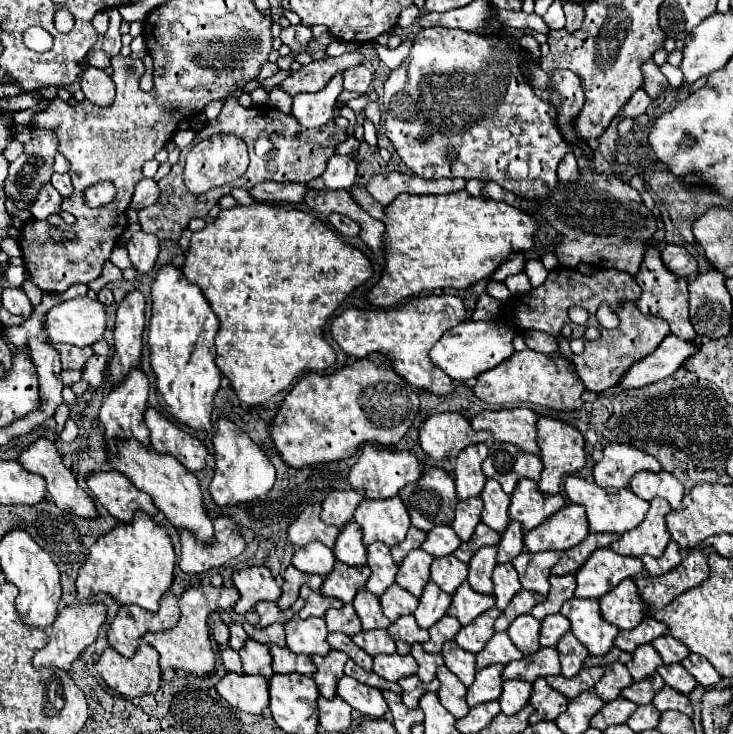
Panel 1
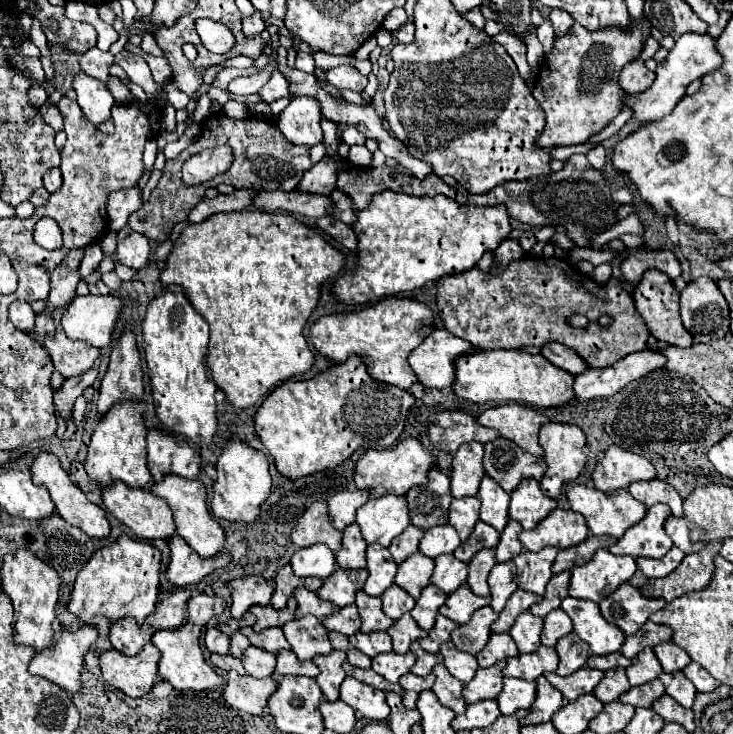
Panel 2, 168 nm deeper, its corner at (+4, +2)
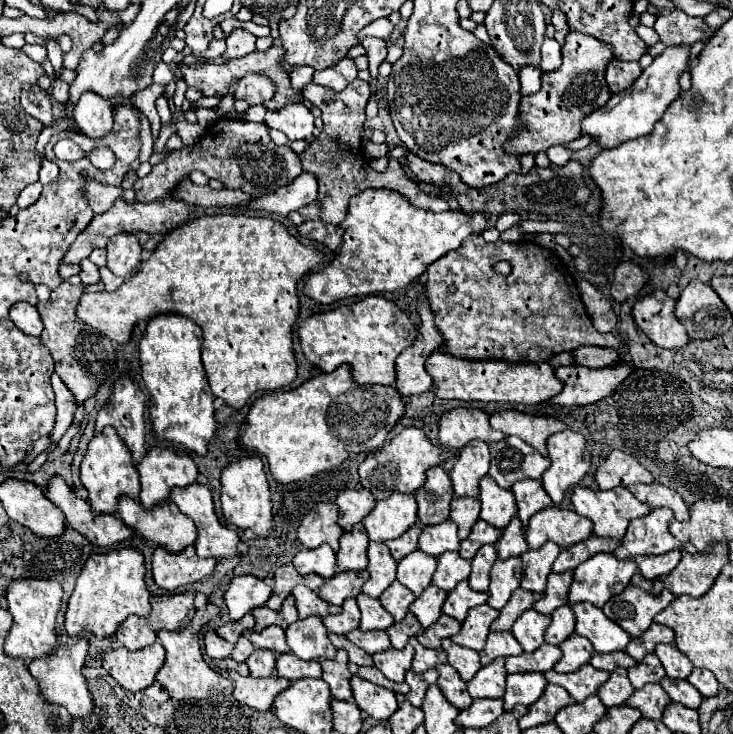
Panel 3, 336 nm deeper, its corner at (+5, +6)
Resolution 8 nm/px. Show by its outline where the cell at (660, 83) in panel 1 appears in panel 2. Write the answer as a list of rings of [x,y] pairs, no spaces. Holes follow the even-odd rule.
[[[641,58],[625,64],[621,74],[619,74],[619,86],[623,88],[625,94],[643,92],[643,90],[647,90],[653,84],[653,80],[655,80],[655,74],[645,68]]]

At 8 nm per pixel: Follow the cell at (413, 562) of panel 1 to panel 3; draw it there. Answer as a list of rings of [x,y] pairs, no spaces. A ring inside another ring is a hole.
[[[422,550],[410,552],[400,564],[398,564],[398,580],[410,588],[416,596],[422,594],[426,586],[430,586],[430,578],[436,570],[436,558],[428,556]]]

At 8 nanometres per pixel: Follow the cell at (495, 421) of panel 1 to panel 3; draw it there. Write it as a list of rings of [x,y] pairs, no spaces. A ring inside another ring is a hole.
[[[496,410],[490,414],[490,426],[494,430],[514,436],[520,436],[526,444],[536,448],[542,456],[546,456],[546,440],[548,436],[562,432],[566,426],[556,418],[532,416],[518,410]]]

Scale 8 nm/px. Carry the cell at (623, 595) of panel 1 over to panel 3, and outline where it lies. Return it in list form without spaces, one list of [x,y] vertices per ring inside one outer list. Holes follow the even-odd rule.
[[[628,586],[624,588],[624,592],[612,596],[612,600],[608,600],[608,604],[602,606],[602,610],[630,636],[642,636],[652,624],[654,616],[662,612],[672,600],[674,596],[668,590],[664,590],[658,596],[652,596],[650,592],[638,586]]]

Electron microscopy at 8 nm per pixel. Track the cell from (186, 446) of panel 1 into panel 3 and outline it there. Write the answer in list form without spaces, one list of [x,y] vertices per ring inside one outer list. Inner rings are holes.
[[[154,446],[146,452],[144,460],[138,464],[140,472],[140,502],[144,508],[166,502],[174,486],[190,486],[196,482],[198,468],[194,460],[182,452],[178,454],[172,448]]]

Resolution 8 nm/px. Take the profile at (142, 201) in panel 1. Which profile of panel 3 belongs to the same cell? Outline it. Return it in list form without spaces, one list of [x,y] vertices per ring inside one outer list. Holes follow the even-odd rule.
[[[88,182],[88,202],[94,210],[94,214],[102,214],[112,208],[116,200],[124,196],[122,186],[110,186],[110,184],[100,184],[100,182]]]

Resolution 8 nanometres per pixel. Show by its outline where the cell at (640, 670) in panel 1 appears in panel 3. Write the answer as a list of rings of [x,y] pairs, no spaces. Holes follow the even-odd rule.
[[[654,654],[644,656],[636,666],[628,668],[628,678],[634,688],[642,688],[648,682],[660,682],[664,676],[664,668],[660,668],[660,660],[656,660]]]

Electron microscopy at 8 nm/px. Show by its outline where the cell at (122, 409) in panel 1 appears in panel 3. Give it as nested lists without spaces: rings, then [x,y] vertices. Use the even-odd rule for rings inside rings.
[[[104,428],[100,436],[94,436],[90,440],[86,456],[80,464],[80,480],[90,494],[90,504],[94,512],[112,514],[116,510],[118,498],[124,494],[134,500],[138,498],[140,478],[138,478],[136,464],[132,464],[132,456],[128,456],[128,448],[124,448],[124,442],[120,440],[120,436],[116,436],[114,428]]]

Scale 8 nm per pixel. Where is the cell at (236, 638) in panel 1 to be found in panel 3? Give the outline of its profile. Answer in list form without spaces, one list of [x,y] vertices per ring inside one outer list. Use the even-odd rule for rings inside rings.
[[[240,636],[240,638],[238,638],[238,642],[236,642],[236,646],[234,646],[232,658],[234,658],[236,662],[244,662],[244,660],[252,654],[252,650],[254,650],[254,646],[250,644],[250,640],[248,640],[248,638],[244,638],[244,636]]]

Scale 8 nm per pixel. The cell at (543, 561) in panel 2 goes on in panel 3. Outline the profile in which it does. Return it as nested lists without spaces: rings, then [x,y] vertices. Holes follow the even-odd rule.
[[[546,542],[538,550],[528,550],[522,556],[524,576],[520,588],[530,592],[544,592],[546,590],[546,576],[552,572],[552,562],[556,560],[560,548],[554,542]]]

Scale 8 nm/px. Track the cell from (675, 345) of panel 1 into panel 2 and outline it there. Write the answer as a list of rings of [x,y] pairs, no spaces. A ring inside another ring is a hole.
[[[641,350],[637,354],[629,354],[619,362],[607,368],[589,368],[575,376],[575,398],[585,402],[591,398],[607,398],[617,394],[629,382],[649,374],[651,370],[665,366],[665,356],[657,350]]]

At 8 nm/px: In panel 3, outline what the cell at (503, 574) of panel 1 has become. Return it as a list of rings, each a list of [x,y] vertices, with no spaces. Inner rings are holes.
[[[520,558],[496,560],[490,570],[488,604],[496,610],[502,610],[502,606],[508,602],[512,592],[518,588],[520,580],[522,580],[522,560]]]

